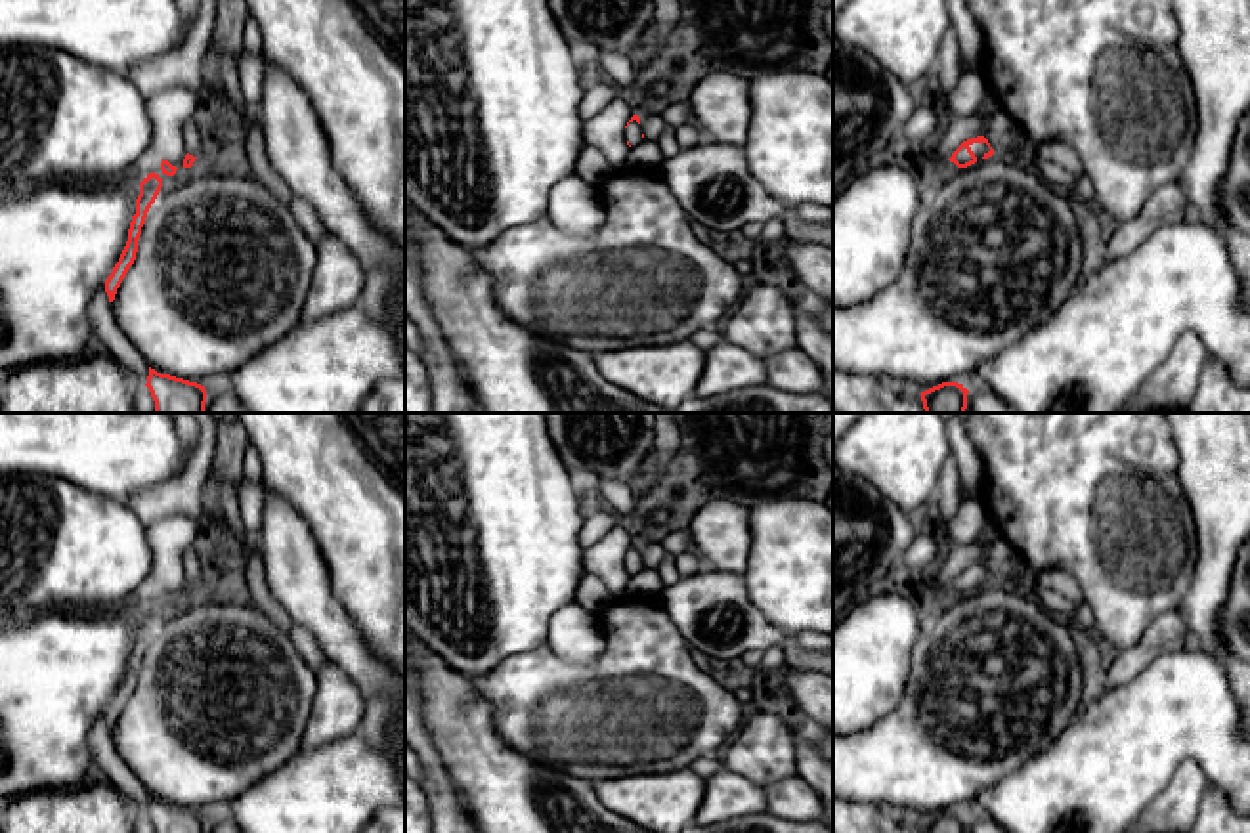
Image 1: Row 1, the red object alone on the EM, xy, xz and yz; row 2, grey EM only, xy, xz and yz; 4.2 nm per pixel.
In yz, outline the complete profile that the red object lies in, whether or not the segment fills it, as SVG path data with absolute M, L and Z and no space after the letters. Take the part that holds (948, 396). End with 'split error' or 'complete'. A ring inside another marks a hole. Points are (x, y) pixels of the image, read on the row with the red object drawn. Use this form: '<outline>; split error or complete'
M942 382L921 392L925 413L965 413L969 390L958 382Z; complete

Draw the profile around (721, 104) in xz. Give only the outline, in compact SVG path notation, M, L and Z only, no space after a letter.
M734 73L703 76L688 96L707 139L744 147L751 126L749 80Z

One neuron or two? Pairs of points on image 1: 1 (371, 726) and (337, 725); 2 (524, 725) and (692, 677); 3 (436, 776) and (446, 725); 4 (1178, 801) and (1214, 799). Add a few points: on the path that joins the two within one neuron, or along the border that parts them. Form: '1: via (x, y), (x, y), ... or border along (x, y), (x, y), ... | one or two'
1: border along (366, 700), (366, 711), (356, 732) | two
2: via (557, 681), (614, 662), (648, 662) | one
3: border along (425, 725), (434, 751), (455, 786) | two
4: border along (1206, 784), (1197, 812) | two

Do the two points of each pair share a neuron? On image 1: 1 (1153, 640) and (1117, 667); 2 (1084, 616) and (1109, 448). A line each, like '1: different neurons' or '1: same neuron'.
1: same neuron
2: different neurons

